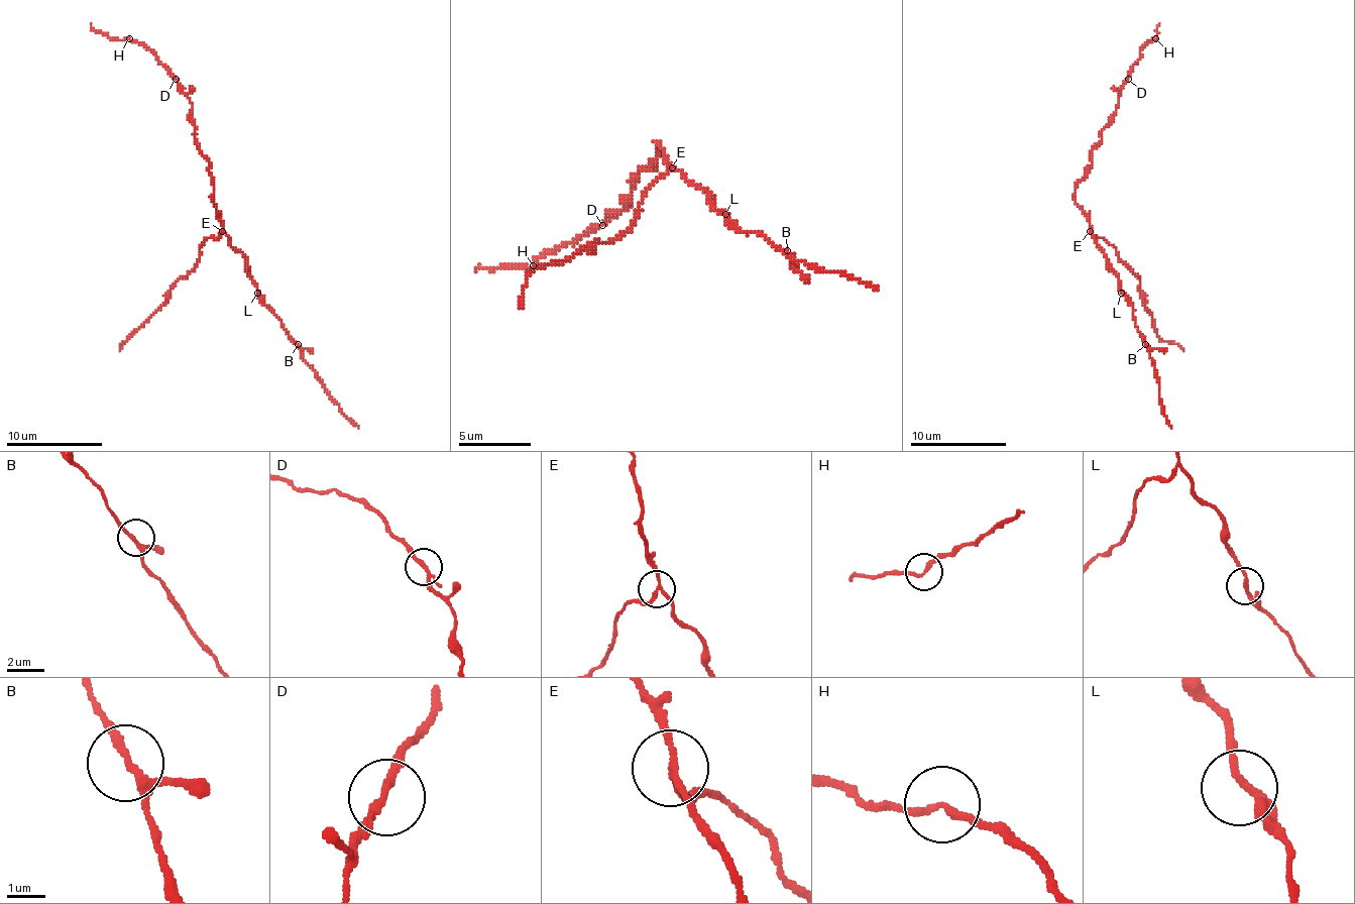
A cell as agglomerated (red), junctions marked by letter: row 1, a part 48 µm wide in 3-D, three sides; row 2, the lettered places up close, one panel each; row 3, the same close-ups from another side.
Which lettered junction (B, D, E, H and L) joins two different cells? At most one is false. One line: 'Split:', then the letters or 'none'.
Split: E

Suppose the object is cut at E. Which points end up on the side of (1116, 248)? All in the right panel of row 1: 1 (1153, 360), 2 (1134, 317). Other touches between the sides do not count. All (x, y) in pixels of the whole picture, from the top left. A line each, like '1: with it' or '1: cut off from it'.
1: cut off from it
2: cut off from it

